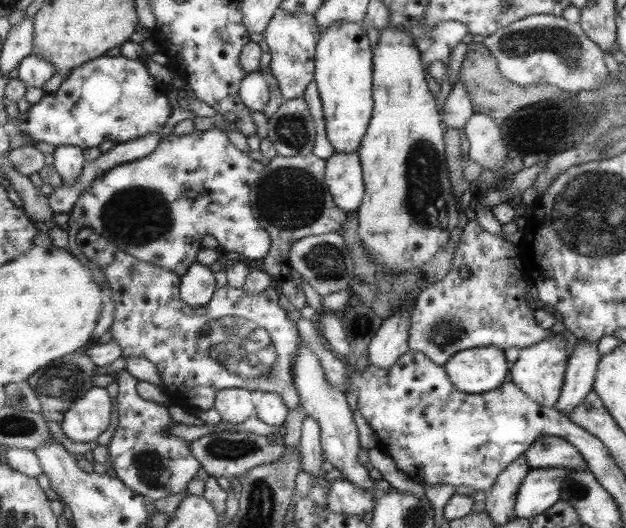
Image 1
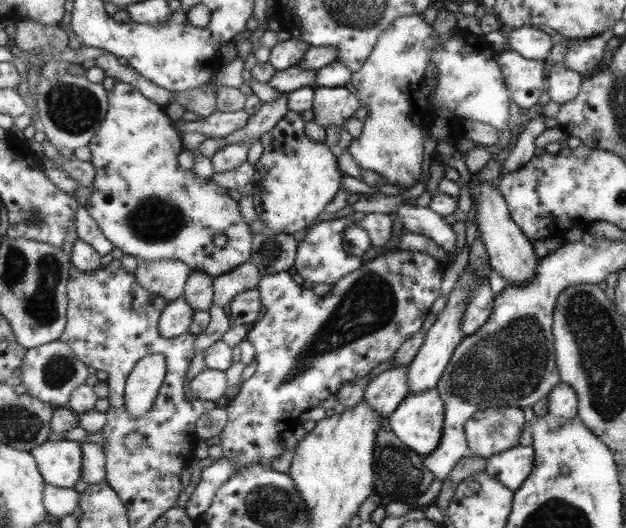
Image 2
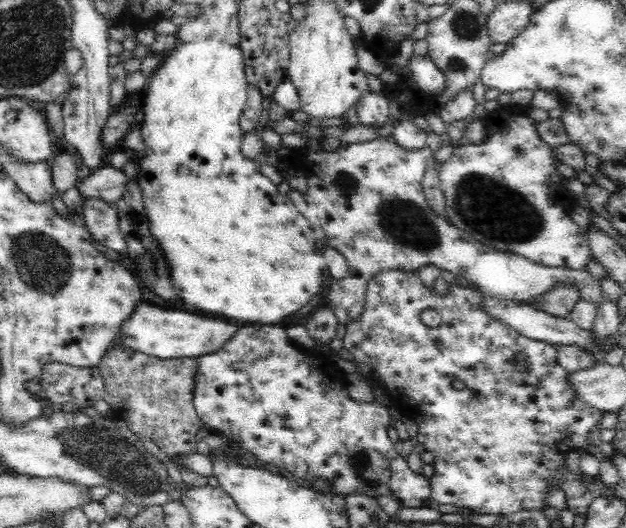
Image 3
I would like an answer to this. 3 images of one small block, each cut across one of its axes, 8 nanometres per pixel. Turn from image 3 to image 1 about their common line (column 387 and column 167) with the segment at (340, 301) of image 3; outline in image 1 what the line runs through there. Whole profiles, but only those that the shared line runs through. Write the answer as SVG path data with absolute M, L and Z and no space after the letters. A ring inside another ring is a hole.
M217 127L195 130L184 136L165 136L154 152L140 160L114 166L80 194L69 214L67 250L74 256L76 236L84 228L90 228L137 260L170 269L180 278L186 274L188 267L198 262L198 252L203 249L201 243L208 234L215 237L222 250L237 252L244 256L245 261L264 259L271 251L271 236L254 216L251 200L251 191L263 170L264 165L260 161L249 159L230 142L228 134Z

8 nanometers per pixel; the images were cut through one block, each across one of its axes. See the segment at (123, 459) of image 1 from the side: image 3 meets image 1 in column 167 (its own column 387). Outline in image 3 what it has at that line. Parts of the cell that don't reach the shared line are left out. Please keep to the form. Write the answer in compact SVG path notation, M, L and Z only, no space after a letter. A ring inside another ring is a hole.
M286 325L283 326L238 326L237 332L228 342L226 342L222 351L203 355L197 358L198 364L195 372L195 379L193 382L193 405L199 419L203 424L212 431L219 432L222 436L226 436L229 446L232 448L246 448L251 452L255 458L262 460L268 464L273 464L280 469L286 470L286 473L292 472L296 481L306 486L316 486L320 492L326 492L331 495L337 495L346 498L346 494L364 494L377 499L380 496L391 497L398 502L400 507L408 508L422 508L429 507L429 499L431 498L431 479L428 479L423 473L418 473L409 467L405 457L397 451L395 443L390 440L388 436L388 428L392 424L392 416L390 410L386 406L380 406L376 402L358 402L352 397L347 390L336 390L332 386L332 380L320 380L320 376L324 376L326 366L333 367L331 360L324 360L320 362L318 356L313 356L311 351L302 350L296 347L288 338L286 333Z

